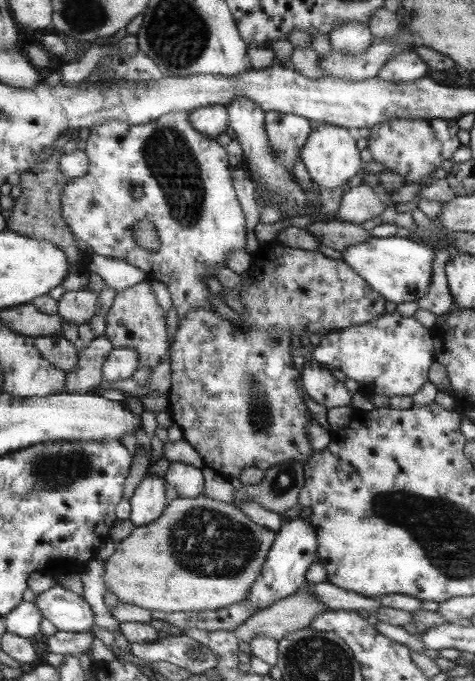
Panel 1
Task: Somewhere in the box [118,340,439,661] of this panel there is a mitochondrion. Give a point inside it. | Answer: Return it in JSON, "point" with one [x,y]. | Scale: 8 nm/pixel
{"point":[208,542]}

